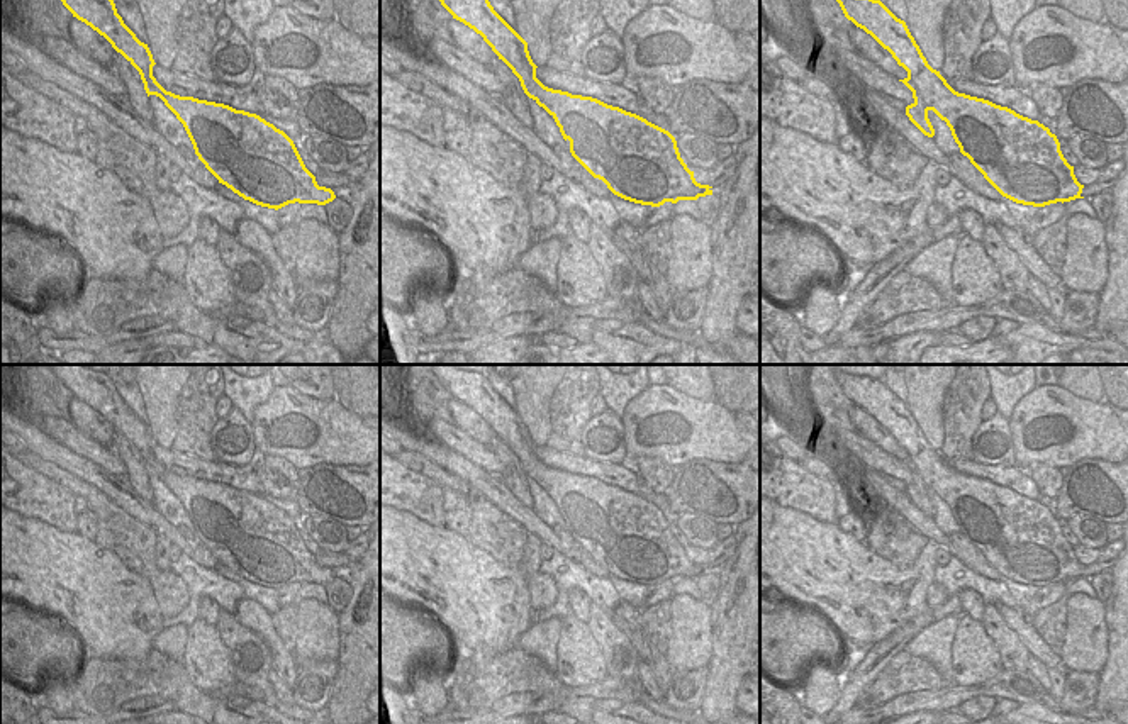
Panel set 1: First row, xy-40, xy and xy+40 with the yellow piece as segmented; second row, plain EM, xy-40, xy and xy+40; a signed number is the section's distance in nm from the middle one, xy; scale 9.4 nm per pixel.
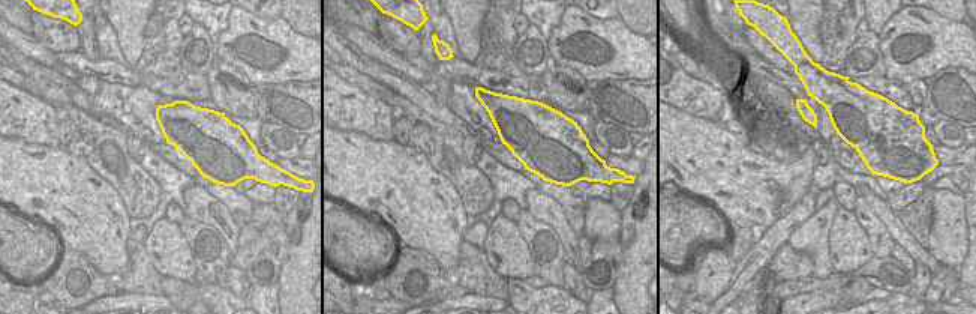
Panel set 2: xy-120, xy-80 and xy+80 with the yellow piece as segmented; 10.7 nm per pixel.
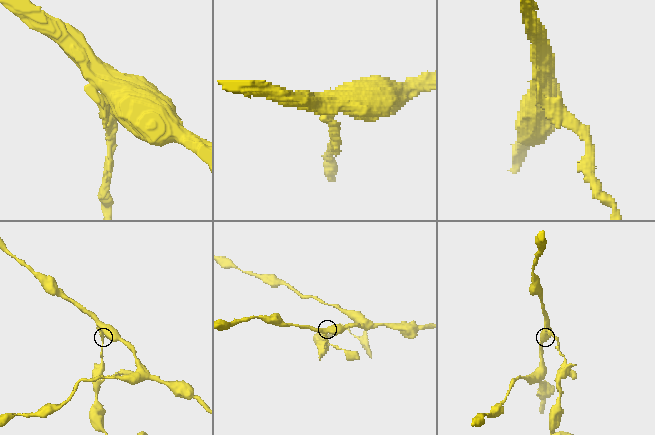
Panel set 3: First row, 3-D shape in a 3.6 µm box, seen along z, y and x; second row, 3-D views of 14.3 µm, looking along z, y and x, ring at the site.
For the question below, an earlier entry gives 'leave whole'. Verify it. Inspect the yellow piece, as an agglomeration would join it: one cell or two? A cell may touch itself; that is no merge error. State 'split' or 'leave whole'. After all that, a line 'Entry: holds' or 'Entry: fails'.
split
Entry: fails

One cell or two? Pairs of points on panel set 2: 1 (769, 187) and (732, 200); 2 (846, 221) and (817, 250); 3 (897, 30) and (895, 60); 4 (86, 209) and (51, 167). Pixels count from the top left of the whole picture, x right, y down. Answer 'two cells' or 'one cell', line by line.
1: one cell
2: two cells
3: one cell
4: one cell

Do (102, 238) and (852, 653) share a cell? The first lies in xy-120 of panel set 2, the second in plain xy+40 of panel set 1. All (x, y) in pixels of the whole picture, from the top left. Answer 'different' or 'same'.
different

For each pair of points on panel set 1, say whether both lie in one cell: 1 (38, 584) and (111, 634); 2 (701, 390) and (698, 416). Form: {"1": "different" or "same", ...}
{"1": "same", "2": "different"}

